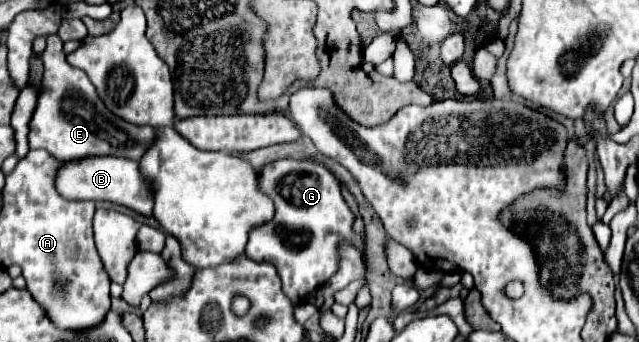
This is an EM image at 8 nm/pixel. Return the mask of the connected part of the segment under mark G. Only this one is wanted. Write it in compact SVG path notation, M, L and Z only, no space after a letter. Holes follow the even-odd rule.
M285 158L285 160L277 160L277 162L267 164L259 172L257 180L259 180L259 190L273 200L275 216L273 216L271 222L255 226L249 232L249 242L247 242L245 254L247 254L247 258L251 258L255 262L273 262L279 276L281 276L285 296L295 306L303 304L303 302L307 302L307 296L317 290L317 286L323 286L337 272L337 264L339 264L337 242L341 242L345 238L353 238L353 230L351 230L353 214L351 214L351 210L347 208L347 204L341 196L339 182L335 180L335 176L331 178L331 172L323 164L317 164L317 162L311 162L311 160ZM299 232L303 234L303 238L295 240L293 246L287 244L287 240L289 240L287 236L299 234Z

